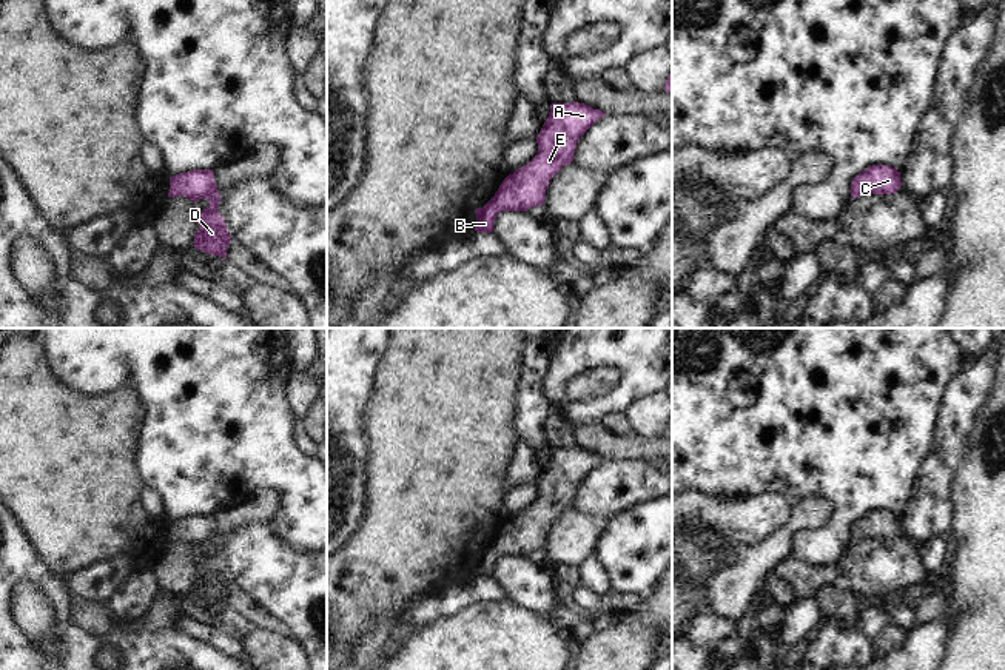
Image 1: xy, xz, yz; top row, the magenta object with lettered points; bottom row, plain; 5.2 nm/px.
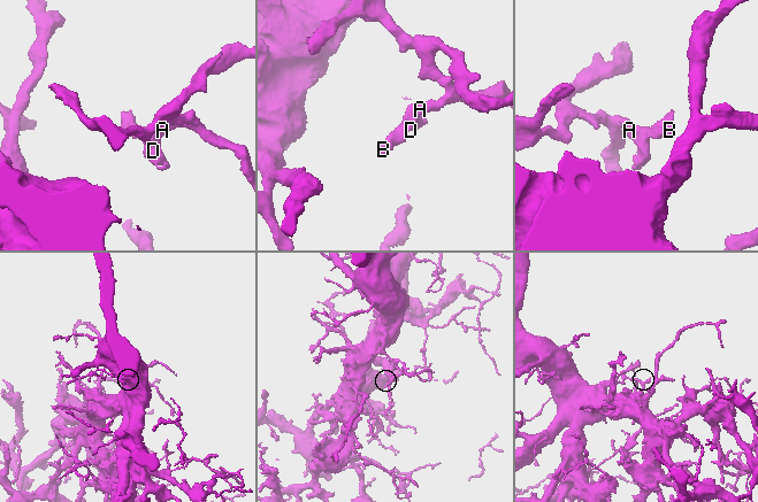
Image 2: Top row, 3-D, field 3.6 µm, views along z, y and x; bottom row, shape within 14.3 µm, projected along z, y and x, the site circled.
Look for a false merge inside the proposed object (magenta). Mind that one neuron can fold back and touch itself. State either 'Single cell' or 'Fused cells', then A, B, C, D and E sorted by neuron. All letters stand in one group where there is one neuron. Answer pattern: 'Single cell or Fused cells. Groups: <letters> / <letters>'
Single cell. Groups: A B C D E

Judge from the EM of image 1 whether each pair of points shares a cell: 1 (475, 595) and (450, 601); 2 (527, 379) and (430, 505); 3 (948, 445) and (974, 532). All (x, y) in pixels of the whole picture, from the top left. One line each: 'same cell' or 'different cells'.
1: same cell
2: different cells
3: different cells

